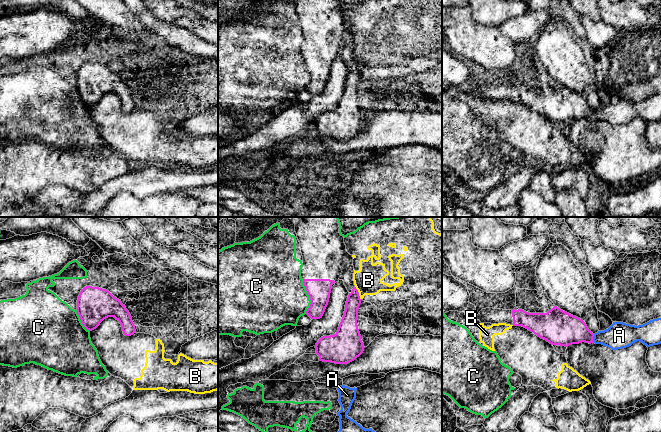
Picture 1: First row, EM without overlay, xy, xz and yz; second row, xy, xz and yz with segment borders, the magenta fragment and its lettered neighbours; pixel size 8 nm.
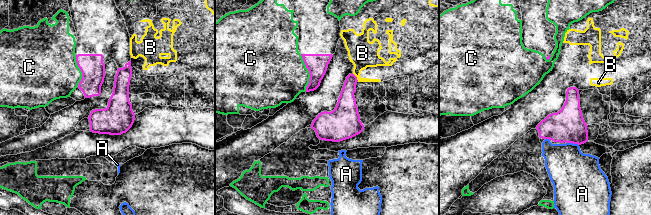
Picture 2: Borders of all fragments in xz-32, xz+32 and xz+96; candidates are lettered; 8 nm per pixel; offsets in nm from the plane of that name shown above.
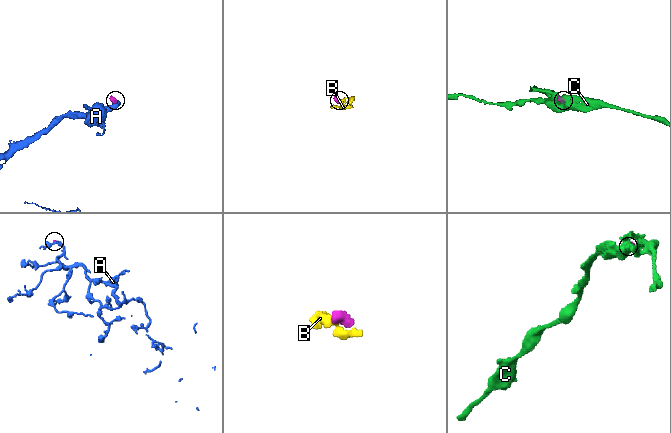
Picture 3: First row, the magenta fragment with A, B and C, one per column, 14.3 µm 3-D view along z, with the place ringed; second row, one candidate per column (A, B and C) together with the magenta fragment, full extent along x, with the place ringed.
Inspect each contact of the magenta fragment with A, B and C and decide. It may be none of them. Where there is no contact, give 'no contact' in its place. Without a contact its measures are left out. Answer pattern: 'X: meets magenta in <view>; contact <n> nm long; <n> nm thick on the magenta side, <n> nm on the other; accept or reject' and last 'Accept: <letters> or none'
A: meets magenta in yz; contact 70 nm long; 260 nm thick on the magenta side, 220 nm on the other; accept
B: meets magenta in xz; contact 60 nm long; 140 nm thick on the magenta side, 220 nm on the other; reject
C: meets magenta in xz; contact 280 nm long; 180 nm thick on the magenta side, 460 nm on the other; reject
Accept: A

